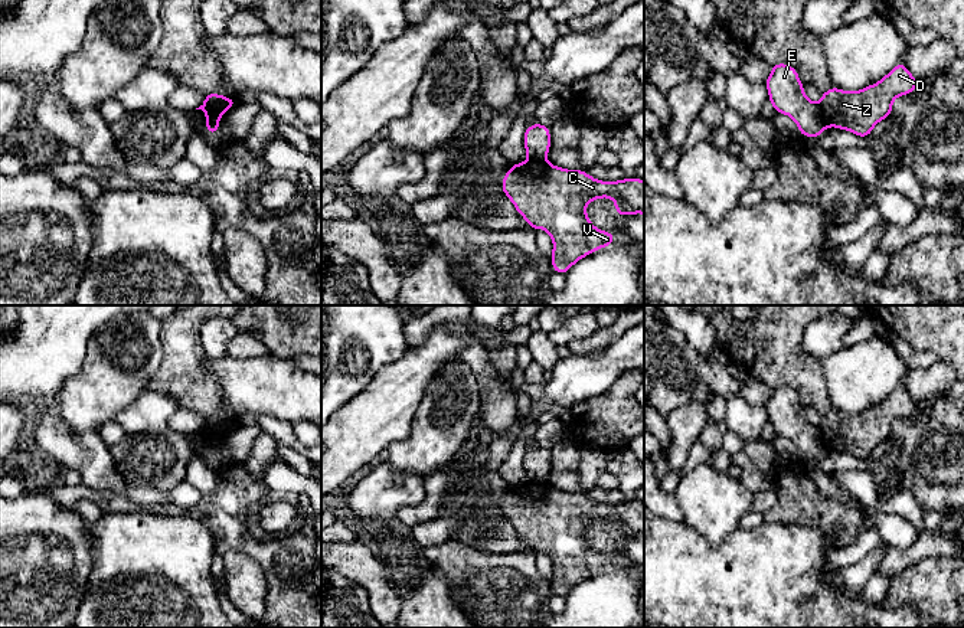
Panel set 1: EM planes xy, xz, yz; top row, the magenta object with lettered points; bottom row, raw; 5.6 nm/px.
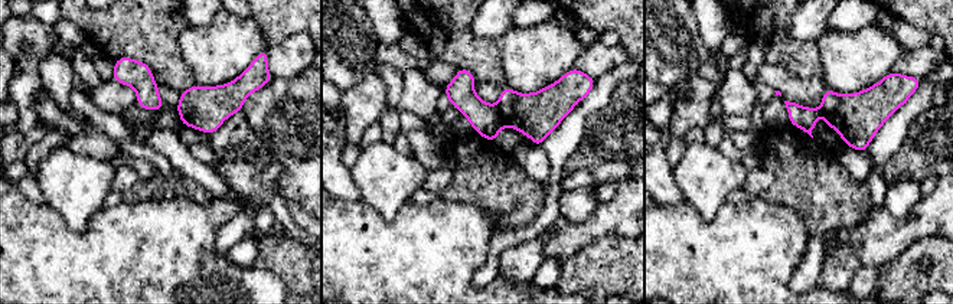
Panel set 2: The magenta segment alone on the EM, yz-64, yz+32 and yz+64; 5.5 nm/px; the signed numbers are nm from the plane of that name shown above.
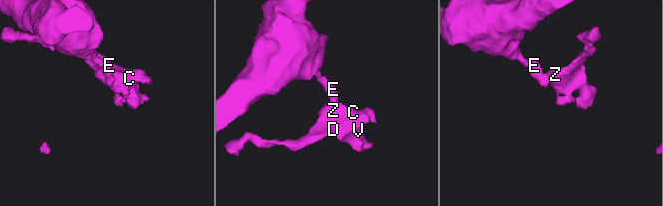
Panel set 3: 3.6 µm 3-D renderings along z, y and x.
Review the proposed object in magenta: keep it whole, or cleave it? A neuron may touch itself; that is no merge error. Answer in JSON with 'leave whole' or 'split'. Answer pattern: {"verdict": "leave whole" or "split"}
{"verdict": "split"}

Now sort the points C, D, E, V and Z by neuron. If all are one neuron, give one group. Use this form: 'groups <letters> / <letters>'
groups C D V Z / E

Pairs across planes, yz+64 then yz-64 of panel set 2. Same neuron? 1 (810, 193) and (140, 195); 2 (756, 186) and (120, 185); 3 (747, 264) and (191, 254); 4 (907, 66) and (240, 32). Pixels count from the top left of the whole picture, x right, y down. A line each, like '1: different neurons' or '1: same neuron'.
1: same neuron
2: same neuron
3: same neuron
4: different neurons

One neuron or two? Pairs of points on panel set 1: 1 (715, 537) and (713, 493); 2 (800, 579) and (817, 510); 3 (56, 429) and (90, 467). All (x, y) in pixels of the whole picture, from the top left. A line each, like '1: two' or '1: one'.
1: one
2: two
3: one

